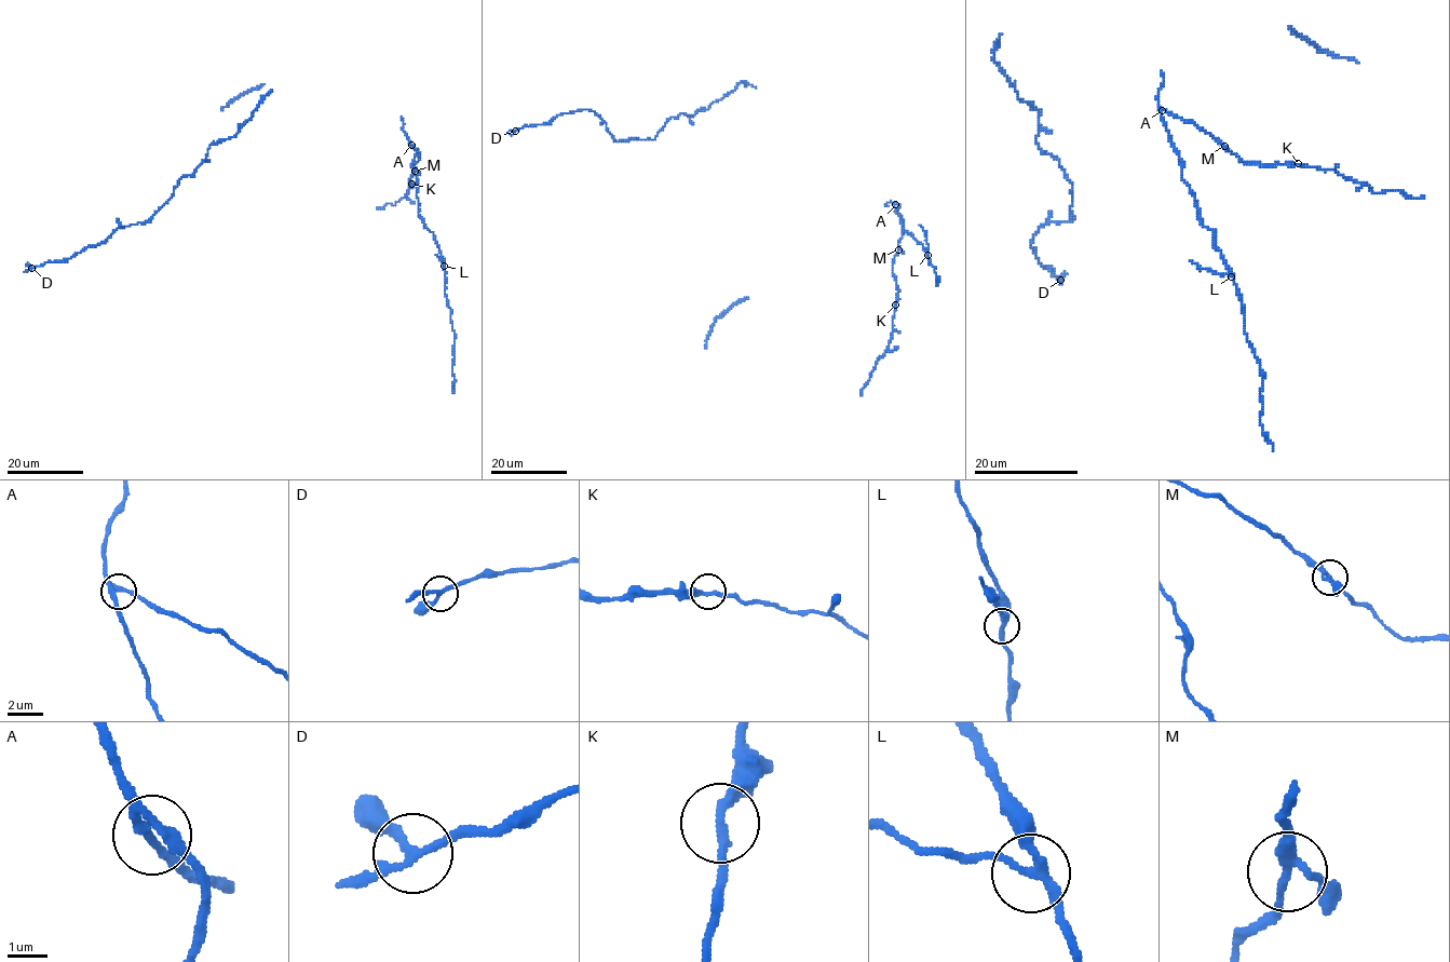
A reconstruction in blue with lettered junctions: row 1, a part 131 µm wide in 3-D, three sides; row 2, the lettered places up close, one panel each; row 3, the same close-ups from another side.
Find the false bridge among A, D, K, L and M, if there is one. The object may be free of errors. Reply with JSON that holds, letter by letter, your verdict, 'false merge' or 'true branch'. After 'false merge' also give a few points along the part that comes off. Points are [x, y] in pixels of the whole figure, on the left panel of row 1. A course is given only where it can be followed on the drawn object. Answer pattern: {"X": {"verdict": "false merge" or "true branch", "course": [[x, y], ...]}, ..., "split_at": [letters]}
{"A": {"verdict": "true branch"}, "D": {"verdict": "true branch"}, "K": {"verdict": "true branch"}, "L": {"verdict": "false merge"}, "M": {"verdict": "true branch"}, "split_at": ["L"]}

